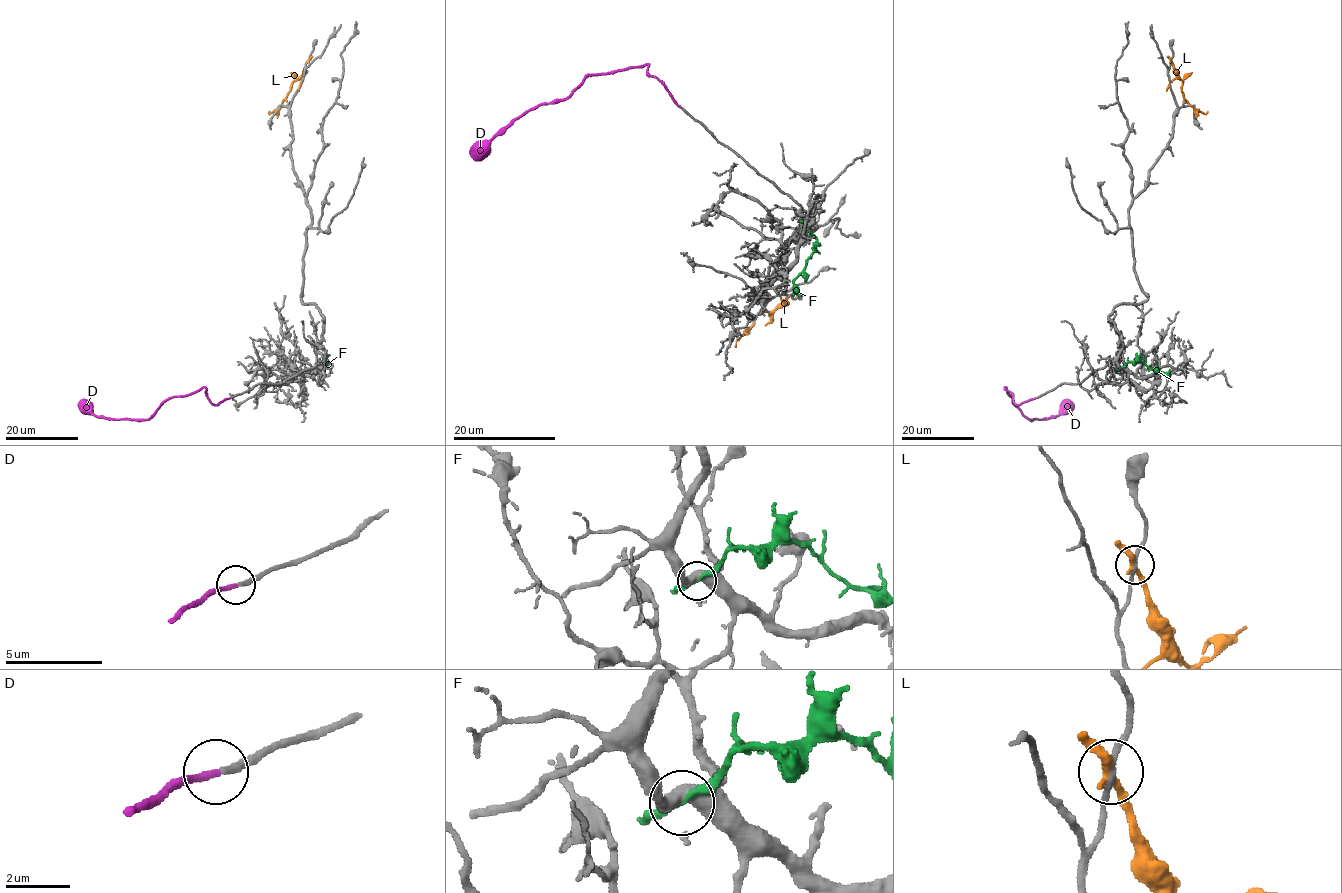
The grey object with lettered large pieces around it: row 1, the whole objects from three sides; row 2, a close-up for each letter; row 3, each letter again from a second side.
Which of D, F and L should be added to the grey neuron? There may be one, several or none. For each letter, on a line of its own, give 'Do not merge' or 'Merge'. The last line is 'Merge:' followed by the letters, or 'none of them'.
D: Merge
F: Do not merge
L: Do not merge
Merge: D

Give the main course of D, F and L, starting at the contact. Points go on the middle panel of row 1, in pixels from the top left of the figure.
D: (680, 107), (663, 85), (648, 73), (647, 64), (590, 74), (567, 97), (542, 102), (514, 118), (470, 155)
F: (807, 227), (816, 240), (812, 254), (793, 283), (795, 290), (801, 293)
L: (790, 296), (770, 313), (760, 313), (735, 347)

